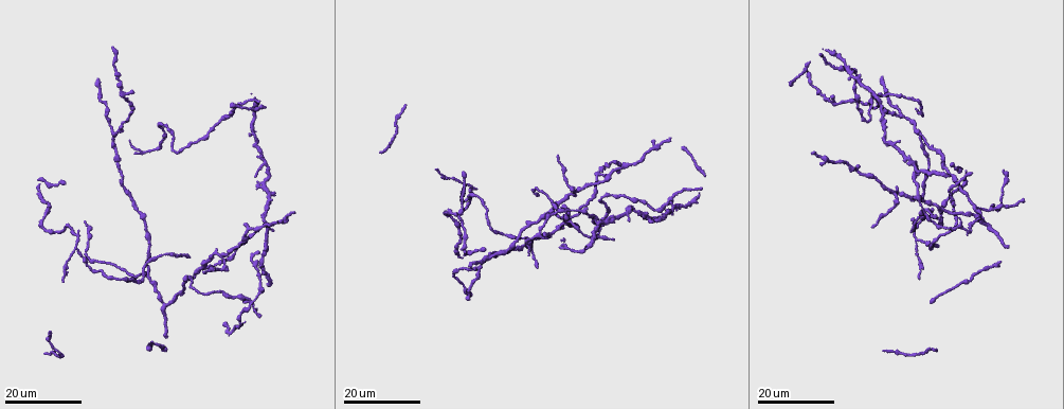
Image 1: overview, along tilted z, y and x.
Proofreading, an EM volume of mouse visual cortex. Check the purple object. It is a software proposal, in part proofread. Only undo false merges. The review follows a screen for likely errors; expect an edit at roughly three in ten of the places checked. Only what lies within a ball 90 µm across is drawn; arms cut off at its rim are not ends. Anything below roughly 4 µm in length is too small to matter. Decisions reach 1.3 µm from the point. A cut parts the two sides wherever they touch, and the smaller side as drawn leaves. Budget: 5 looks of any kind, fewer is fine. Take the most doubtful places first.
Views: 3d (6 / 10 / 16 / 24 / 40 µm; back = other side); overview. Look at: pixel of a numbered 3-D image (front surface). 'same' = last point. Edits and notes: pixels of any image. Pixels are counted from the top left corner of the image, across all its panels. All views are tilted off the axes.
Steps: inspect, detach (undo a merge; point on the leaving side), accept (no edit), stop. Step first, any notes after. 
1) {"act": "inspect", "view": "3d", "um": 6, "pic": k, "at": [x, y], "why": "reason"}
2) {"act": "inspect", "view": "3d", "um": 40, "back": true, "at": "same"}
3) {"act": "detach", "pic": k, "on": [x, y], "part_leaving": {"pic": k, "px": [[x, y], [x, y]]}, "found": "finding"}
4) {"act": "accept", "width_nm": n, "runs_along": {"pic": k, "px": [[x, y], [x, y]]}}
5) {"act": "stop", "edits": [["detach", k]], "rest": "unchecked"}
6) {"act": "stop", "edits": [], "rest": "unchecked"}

{"act": "inspect", "view": "3d", "um": 16, "pic": 1, "at": [250, 303], "why": "three arms meet"}

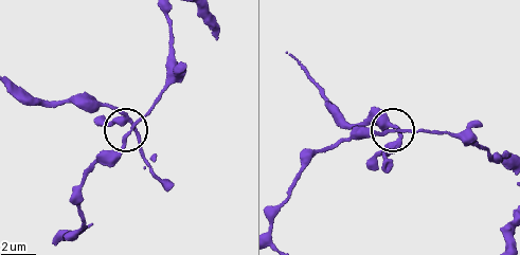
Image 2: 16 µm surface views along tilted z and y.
{"act": "inspect", "view": "3d", "um": 6, "pic": 2, "at": [133, 129]}

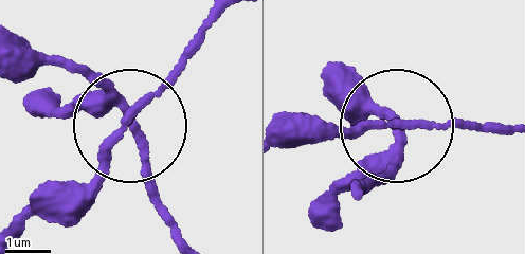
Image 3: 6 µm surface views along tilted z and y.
{"act": "accept", "arms": 3, "runs_along": {"pic": 3, "px": [[29, 46], [75, 69], [128, 124], [70, 212]]}, "found": "continuous, no second neuron"}

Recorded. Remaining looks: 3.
{"act": "inspect", "view": "3d", "um": 16, "pic": 1, "at": [893, 191], "why": "a fork"}

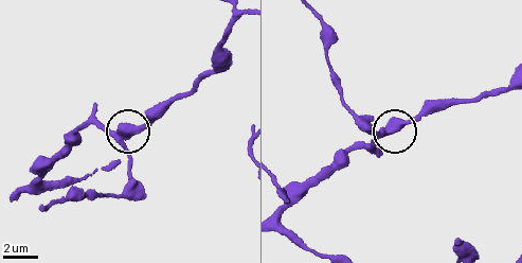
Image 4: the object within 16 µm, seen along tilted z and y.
{"act": "inspect", "view": "3d", "um": 10, "pic": 4, "at": [385, 133]}

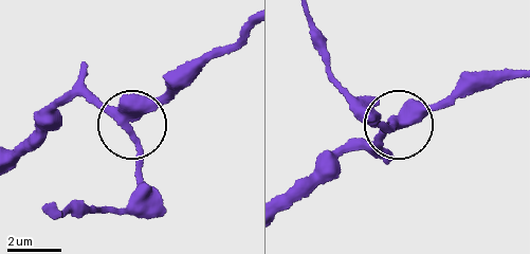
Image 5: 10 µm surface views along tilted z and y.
{"act": "accept", "side_arm_um": 14, "found": "one neuron here"}

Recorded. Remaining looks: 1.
{"act": "stop", "edits": [], "rest": "unchecked"}

